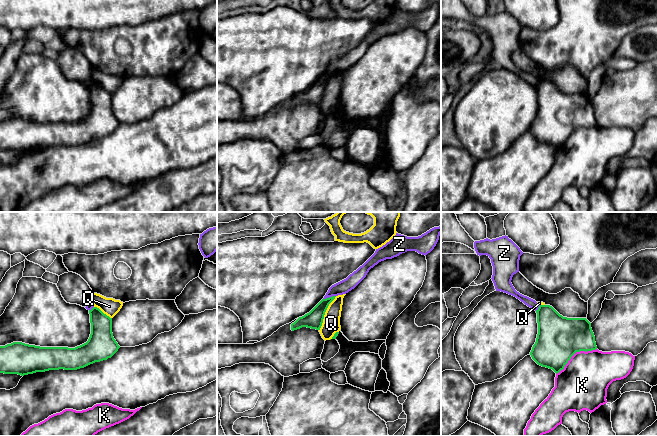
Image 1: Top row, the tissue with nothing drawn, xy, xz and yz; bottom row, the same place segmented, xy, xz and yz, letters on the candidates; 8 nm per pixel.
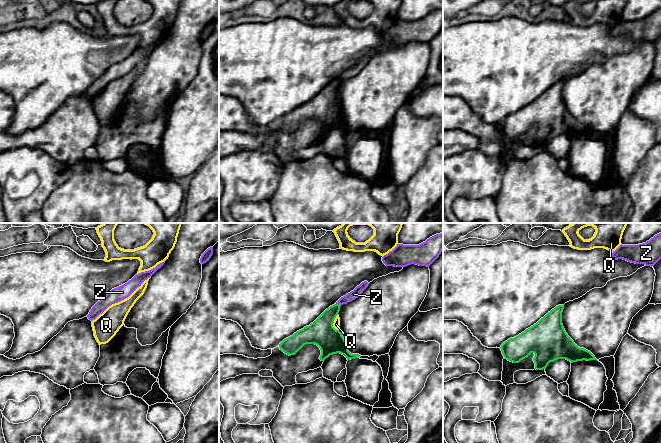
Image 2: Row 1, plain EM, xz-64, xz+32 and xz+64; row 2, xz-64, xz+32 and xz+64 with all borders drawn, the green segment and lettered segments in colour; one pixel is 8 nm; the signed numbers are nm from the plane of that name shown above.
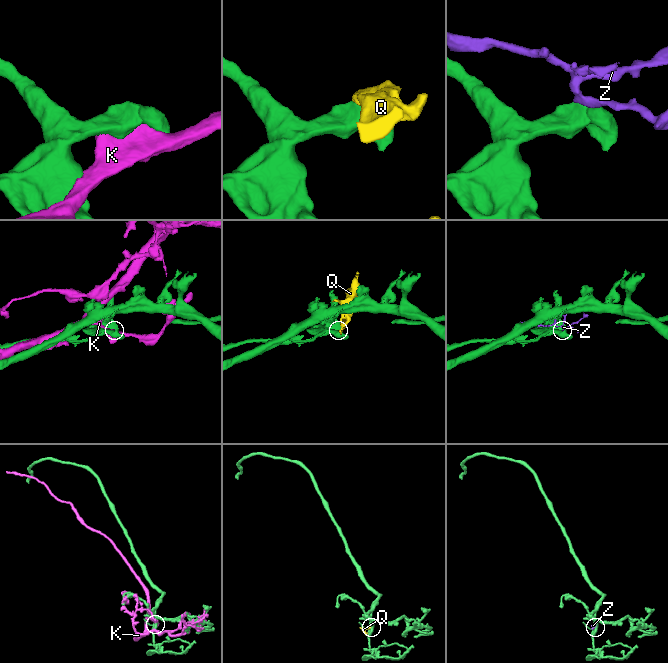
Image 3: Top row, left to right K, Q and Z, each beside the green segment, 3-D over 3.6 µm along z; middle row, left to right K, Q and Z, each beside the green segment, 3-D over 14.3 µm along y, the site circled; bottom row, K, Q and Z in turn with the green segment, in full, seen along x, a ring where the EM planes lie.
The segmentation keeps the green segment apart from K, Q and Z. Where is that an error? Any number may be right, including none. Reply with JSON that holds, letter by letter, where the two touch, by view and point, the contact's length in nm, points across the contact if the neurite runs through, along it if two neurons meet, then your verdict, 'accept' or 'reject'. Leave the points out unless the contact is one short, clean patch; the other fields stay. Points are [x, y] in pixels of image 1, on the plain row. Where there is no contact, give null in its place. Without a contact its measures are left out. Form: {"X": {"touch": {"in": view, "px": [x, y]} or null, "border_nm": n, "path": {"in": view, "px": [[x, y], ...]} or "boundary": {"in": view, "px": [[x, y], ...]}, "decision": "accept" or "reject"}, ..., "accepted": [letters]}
{"K": {"touch": {"in": "yz", "px": [574, 129]}, "border_nm": 380, "decision": "reject"}, "Q": {"touch": {"in": "xz", "px": [324, 89]}, "border_nm": 320, "boundary": {"in": "xz", "px": [[336, 72], [329, 80], [319, 106]]}, "decision": "reject"}, "Z": {"touch": {"in": "xz", "px": [329, 73]}, "border_nm": 110, "boundary": {"in": "xz", "px": [[335, 71], [323, 75]]}, "decision": "reject"}, "accepted": []}

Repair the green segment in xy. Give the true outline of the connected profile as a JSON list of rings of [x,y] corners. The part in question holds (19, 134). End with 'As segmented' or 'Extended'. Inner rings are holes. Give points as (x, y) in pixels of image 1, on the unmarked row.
[[[97,83],[89,86],[89,90],[91,110],[86,119],[75,124],[40,123],[22,118],[13,118],[5,122],[0,122],[0,149],[24,152],[49,146],[77,146],[95,138],[111,134],[120,124],[113,113],[112,94],[104,90]]]. As segmented

